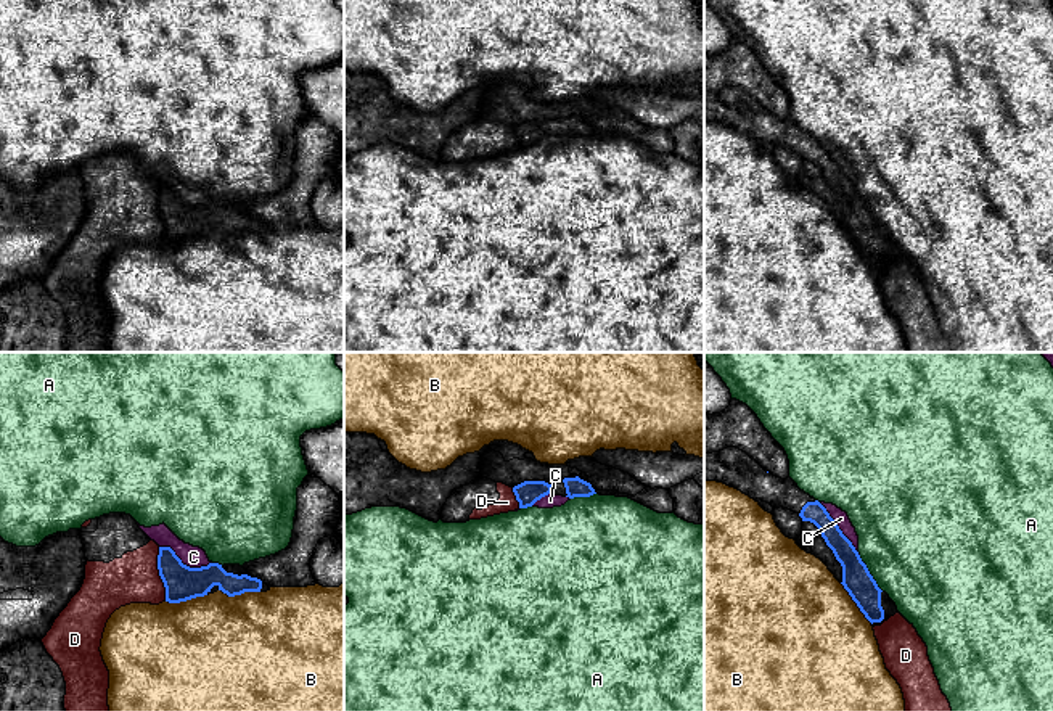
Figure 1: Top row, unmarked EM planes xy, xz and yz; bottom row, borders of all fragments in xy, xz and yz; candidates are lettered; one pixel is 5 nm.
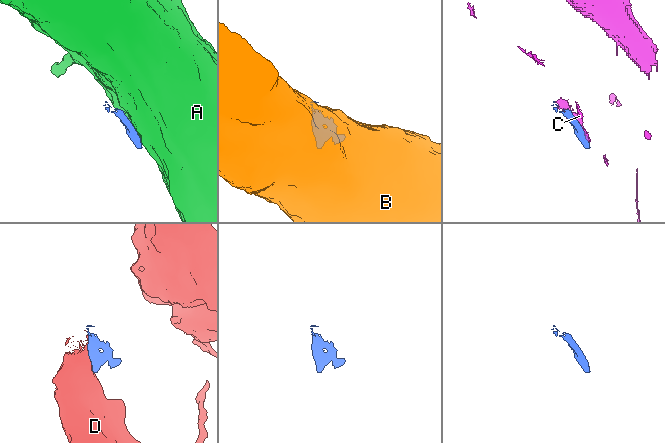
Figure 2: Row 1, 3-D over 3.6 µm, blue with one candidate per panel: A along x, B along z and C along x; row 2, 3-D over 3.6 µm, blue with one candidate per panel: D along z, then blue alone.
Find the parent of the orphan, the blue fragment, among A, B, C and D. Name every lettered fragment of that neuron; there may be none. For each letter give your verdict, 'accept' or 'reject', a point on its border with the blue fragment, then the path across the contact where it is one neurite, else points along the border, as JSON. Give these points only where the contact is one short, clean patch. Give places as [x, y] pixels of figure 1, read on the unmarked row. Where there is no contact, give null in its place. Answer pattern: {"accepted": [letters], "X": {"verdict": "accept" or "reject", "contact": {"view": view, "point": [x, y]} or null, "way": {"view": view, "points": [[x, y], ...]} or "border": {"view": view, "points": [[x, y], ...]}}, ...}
{"accepted": [], "A": {"verdict": "reject", "contact": {"view": "yz", "point": [868, 213]}}, "B": {"verdict": "reject", "contact": {"view": "xy", "point": [240, 234]}}, "C": {"verdict": "reject", "contact": {"view": "xy", "point": [185, 205]}}, "D": {"verdict": "reject", "contact": {"view": "xy", "point": [159, 214]}}}

